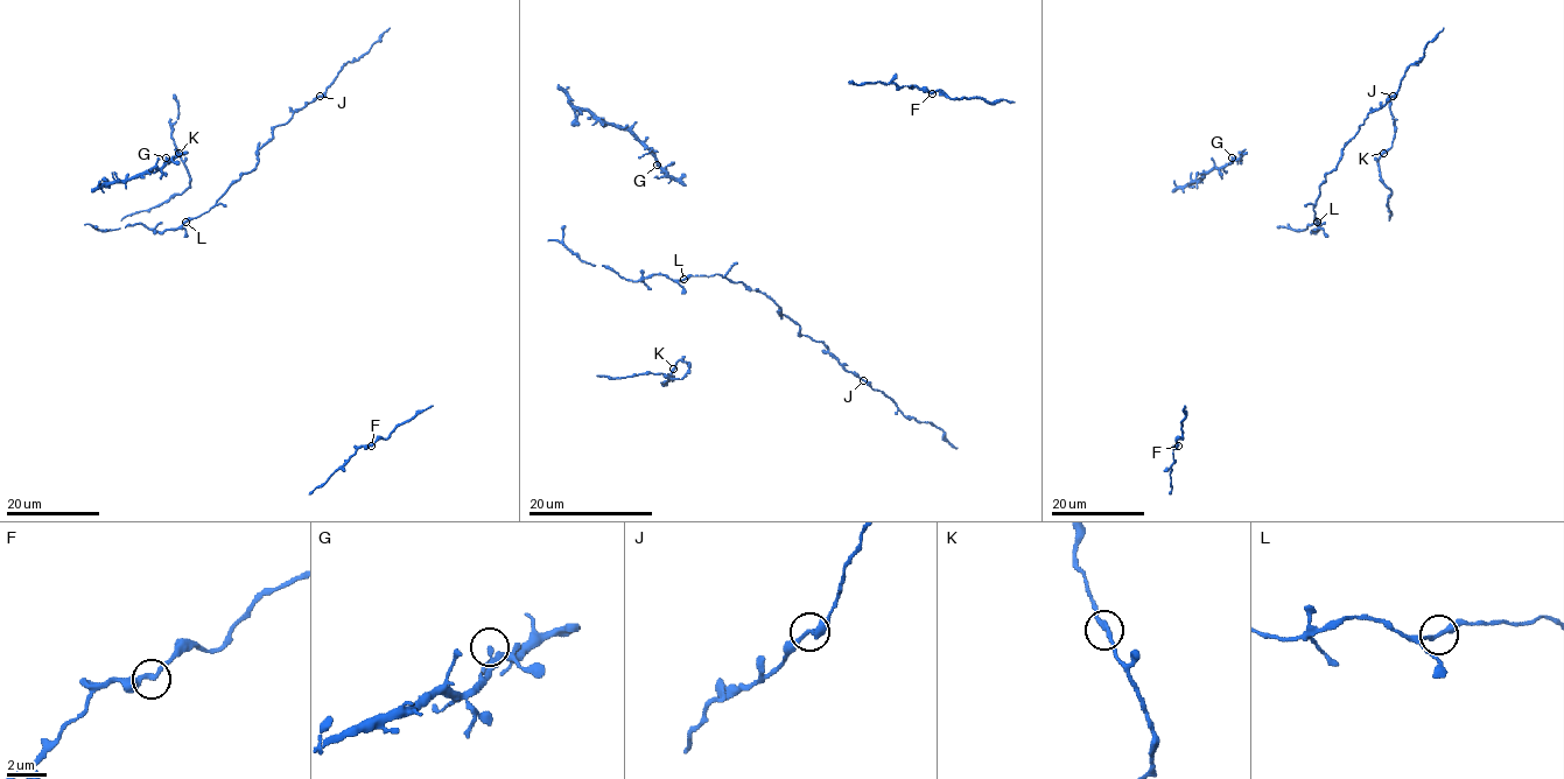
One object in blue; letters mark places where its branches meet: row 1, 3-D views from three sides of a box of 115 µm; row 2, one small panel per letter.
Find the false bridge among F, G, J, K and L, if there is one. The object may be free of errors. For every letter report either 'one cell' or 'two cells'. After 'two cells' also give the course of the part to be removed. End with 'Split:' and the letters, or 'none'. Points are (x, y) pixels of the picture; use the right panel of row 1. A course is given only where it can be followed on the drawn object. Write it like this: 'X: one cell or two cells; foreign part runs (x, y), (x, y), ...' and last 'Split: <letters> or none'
F: one cell
G: one cell
J: two cells; foreign part runs (1393, 96), (1408, 68), (1423, 57), (1424, 47), (1444, 27)
K: one cell
L: one cell
Split: J

